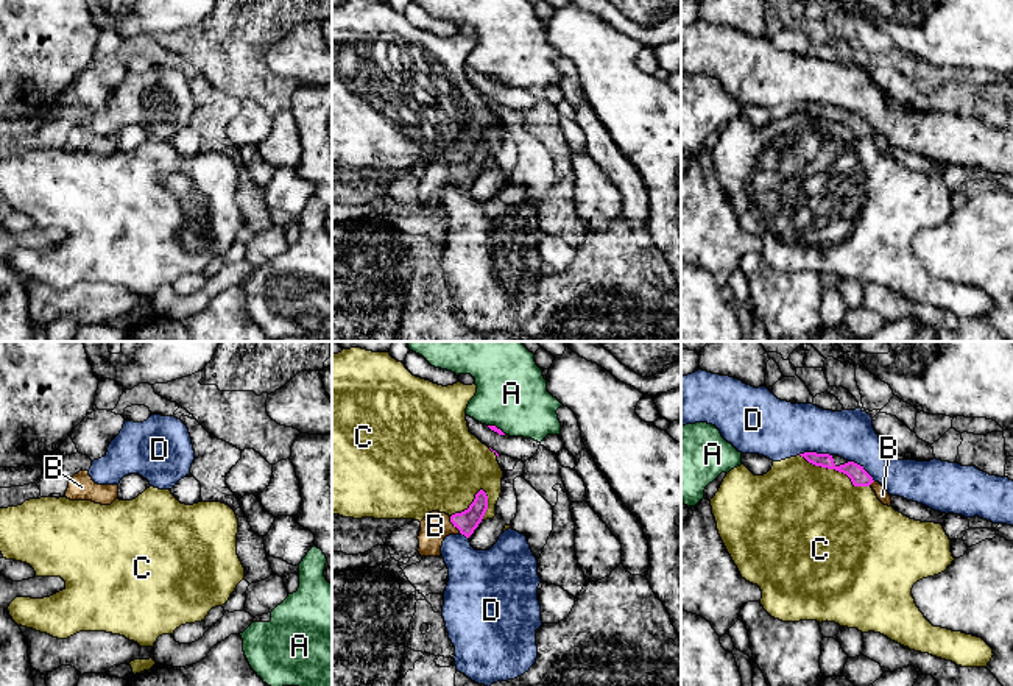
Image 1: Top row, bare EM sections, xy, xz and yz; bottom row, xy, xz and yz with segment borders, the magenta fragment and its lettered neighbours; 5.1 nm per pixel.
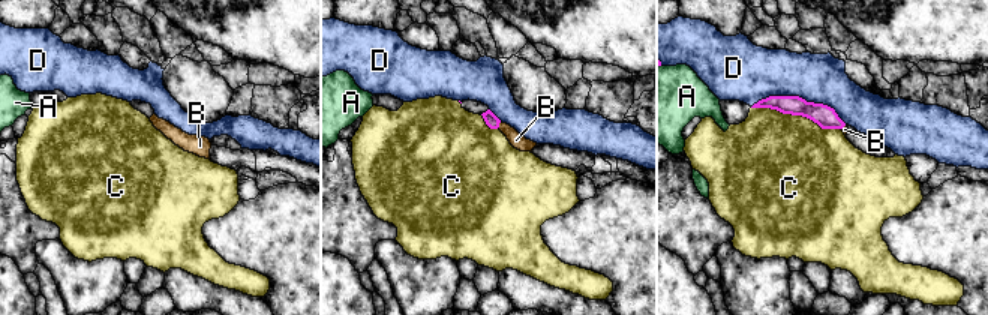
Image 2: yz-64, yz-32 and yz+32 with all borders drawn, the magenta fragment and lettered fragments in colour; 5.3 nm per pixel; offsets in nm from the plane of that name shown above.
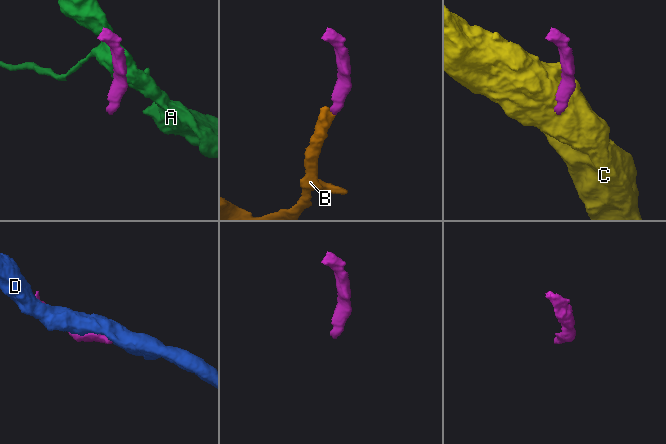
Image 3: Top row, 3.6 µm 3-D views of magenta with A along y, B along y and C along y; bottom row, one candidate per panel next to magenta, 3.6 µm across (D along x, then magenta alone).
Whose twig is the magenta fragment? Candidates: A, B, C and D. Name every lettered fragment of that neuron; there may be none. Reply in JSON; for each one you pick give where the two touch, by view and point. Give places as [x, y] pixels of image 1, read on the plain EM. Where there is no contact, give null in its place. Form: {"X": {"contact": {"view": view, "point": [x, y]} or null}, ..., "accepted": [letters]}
{"B": {"contact": {"view": "xz", "point": [454, 176]}}, "accepted": ["B"]}

